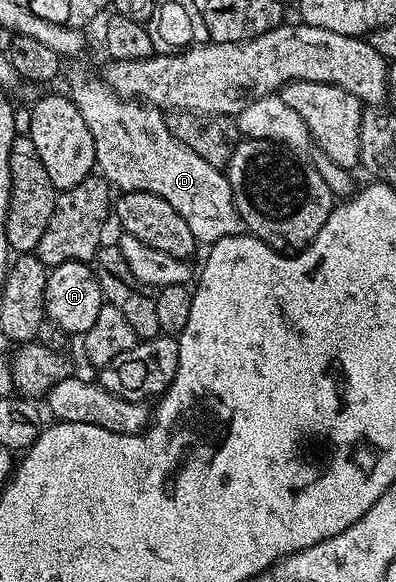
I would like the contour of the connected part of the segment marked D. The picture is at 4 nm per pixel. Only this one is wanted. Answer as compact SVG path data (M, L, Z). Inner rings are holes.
M77 77L67 89L87 123L87 131L91 131L100 176L110 186L117 188L118 185L118 190L147 191L159 195L159 199L167 199L167 203L183 215L187 227L191 227L191 235L195 235L199 243L212 243L242 232L241 216L235 207L228 176L207 163L207 159L199 159L191 147L179 143L179 139L167 131L162 110L136 99L118 97L110 85L100 84Z

